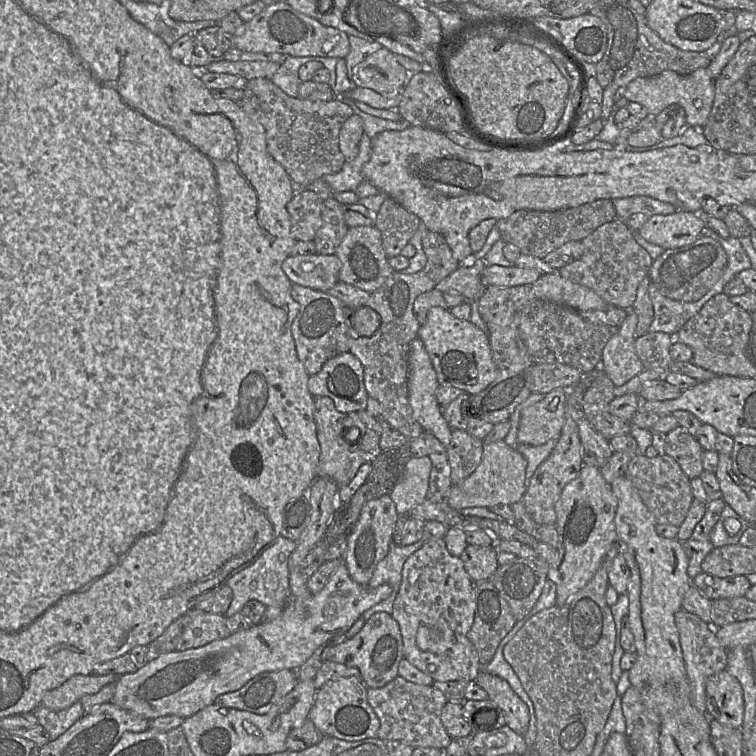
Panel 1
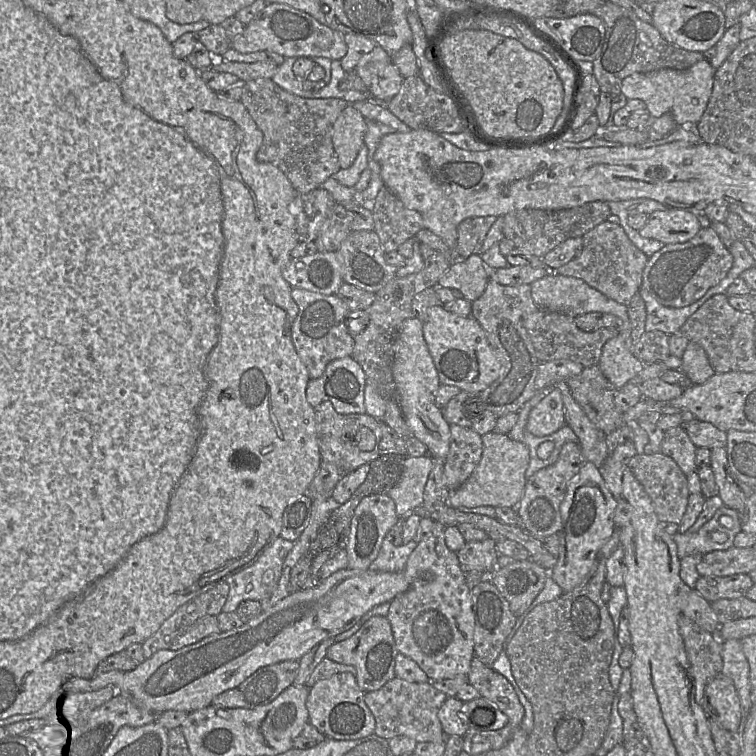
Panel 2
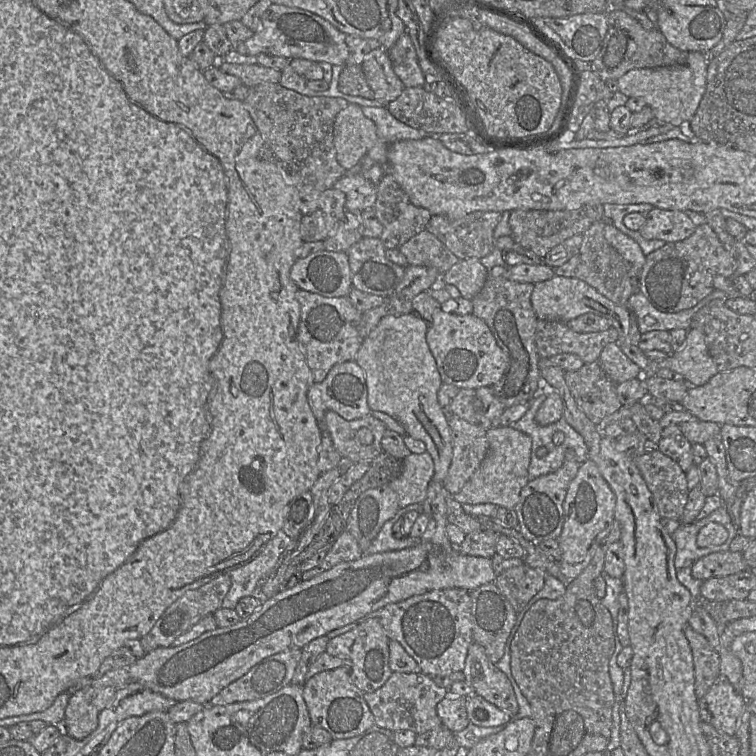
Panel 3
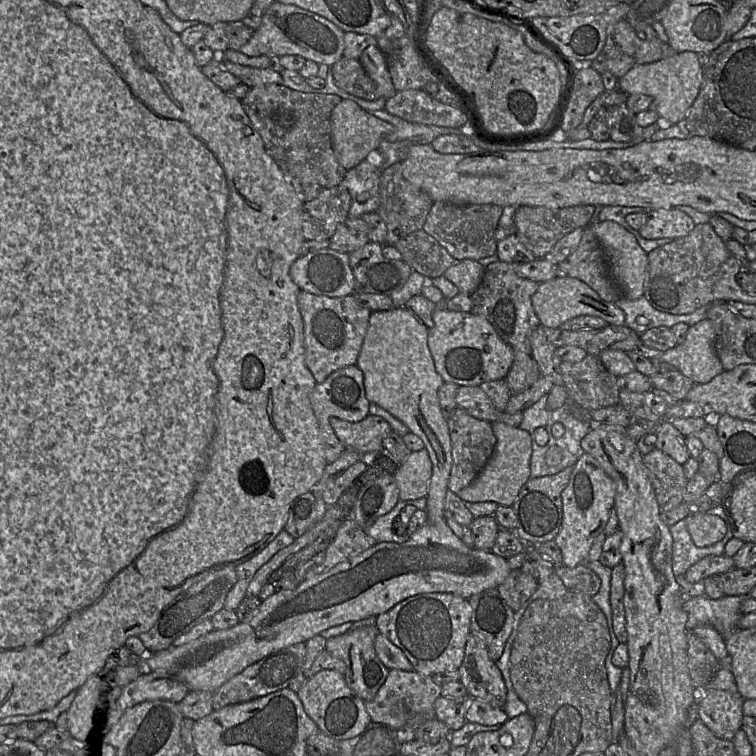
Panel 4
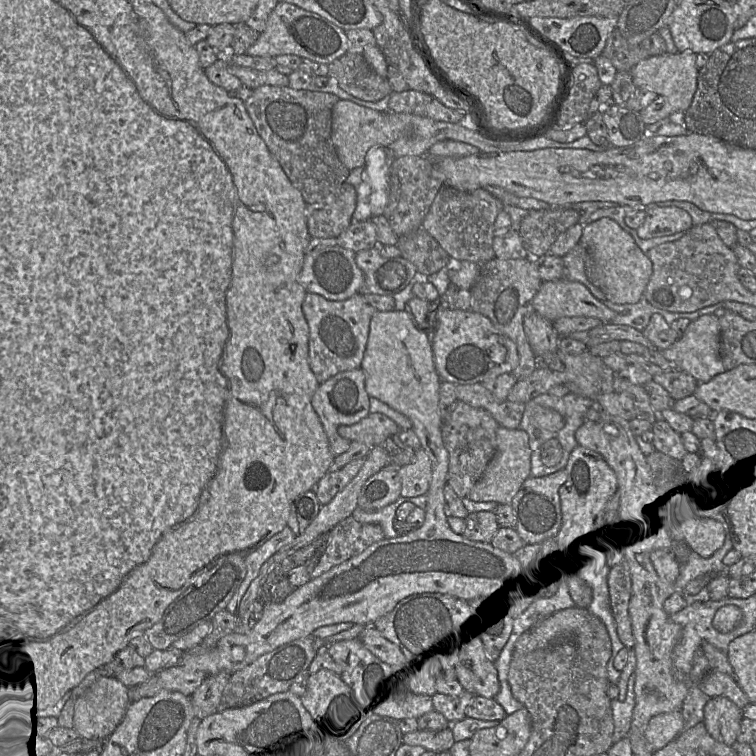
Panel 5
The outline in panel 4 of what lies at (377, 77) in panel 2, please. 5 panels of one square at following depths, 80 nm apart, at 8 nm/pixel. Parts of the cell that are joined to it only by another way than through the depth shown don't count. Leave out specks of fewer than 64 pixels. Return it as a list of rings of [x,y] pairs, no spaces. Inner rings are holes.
[[[368,46],[359,60],[367,75],[376,84],[380,97],[389,99],[396,94],[386,58],[378,46]]]

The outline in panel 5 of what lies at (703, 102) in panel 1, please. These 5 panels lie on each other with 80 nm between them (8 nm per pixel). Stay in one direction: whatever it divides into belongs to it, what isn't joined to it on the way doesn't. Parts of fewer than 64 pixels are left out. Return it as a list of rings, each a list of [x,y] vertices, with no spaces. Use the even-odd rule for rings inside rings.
[[[678,52],[650,56],[641,60],[630,71],[636,88],[647,89],[664,97],[673,107],[673,115],[683,115],[690,107],[697,89],[699,69],[696,67],[696,53]]]

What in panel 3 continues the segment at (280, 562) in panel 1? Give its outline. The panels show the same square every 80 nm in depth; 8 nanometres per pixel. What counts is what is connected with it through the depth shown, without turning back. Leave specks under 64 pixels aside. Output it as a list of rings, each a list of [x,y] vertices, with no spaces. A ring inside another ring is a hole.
[[[281,529],[249,563],[226,572],[230,576],[231,587],[221,607],[235,609],[239,600],[258,593],[259,582],[274,568],[292,540]]]

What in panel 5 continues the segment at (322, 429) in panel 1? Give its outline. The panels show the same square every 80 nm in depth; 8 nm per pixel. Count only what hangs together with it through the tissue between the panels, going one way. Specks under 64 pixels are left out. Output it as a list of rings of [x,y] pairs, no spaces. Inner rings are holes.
[[[369,413],[366,417],[353,425],[341,425],[338,433],[351,442],[357,441],[366,444],[369,448],[383,445],[385,439],[398,434],[401,429],[383,413]]]

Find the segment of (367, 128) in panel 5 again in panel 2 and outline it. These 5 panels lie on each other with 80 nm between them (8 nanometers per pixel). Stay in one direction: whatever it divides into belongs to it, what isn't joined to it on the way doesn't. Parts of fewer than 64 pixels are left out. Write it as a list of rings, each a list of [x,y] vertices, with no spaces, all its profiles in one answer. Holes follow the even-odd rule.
[[[349,104],[339,115],[333,127],[333,146],[341,169],[349,168],[364,145],[367,131],[365,117]]]

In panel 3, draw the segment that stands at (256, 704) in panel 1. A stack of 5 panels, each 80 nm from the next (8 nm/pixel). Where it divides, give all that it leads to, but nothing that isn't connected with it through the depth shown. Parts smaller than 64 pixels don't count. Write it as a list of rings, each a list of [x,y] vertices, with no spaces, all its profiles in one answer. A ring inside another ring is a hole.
[[[302,648],[289,649],[271,655],[252,667],[245,675],[223,688],[208,705],[223,706],[235,702],[252,701],[272,695],[291,684],[302,657]]]

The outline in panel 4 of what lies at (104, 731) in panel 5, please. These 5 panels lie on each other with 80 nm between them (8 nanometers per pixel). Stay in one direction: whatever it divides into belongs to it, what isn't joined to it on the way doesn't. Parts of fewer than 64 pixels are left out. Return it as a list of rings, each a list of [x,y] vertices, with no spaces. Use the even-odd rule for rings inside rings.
[[[89,678],[75,691],[67,710],[67,731],[77,741],[99,731],[116,709],[122,689],[104,680]]]

